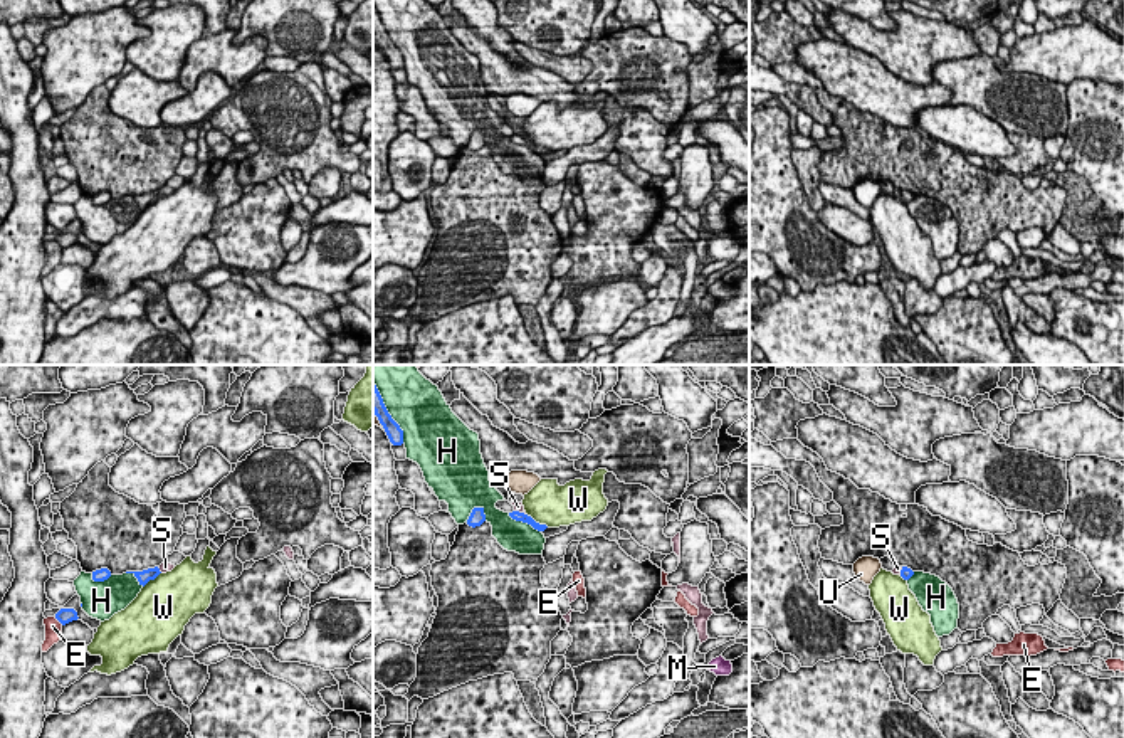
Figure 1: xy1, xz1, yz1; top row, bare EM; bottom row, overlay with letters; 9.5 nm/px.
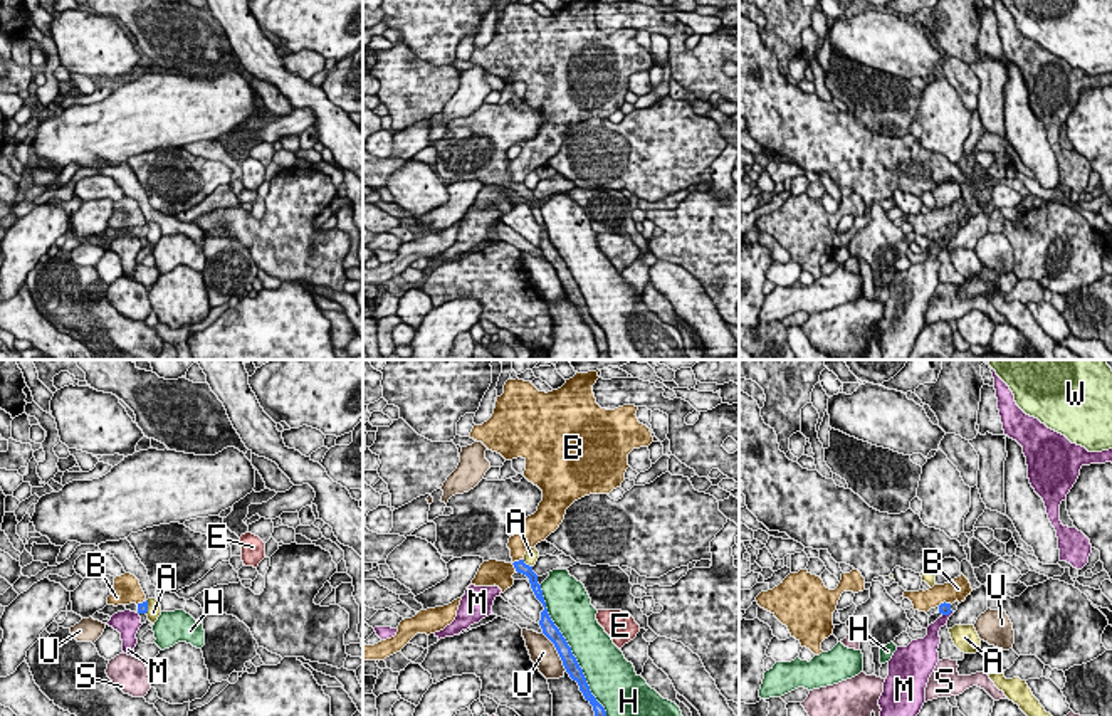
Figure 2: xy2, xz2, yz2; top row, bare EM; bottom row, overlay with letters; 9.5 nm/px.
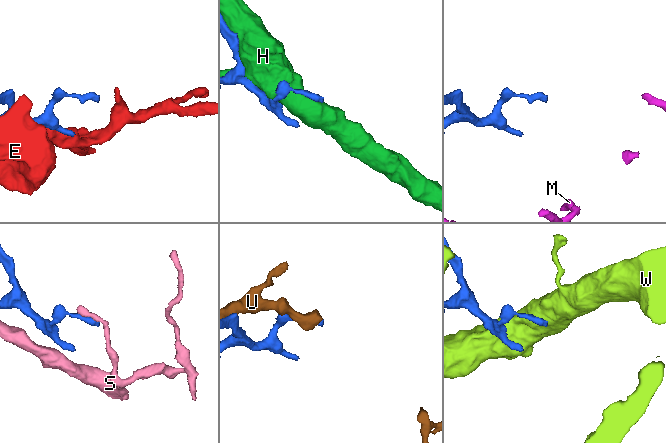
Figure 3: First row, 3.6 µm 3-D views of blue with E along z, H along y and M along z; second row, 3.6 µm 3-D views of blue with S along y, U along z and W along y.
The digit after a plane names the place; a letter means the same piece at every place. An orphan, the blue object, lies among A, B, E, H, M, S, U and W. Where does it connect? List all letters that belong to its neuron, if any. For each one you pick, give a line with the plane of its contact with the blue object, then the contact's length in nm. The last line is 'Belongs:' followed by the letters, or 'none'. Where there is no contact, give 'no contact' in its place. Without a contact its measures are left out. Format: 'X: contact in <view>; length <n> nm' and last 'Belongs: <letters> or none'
Belongs: none

